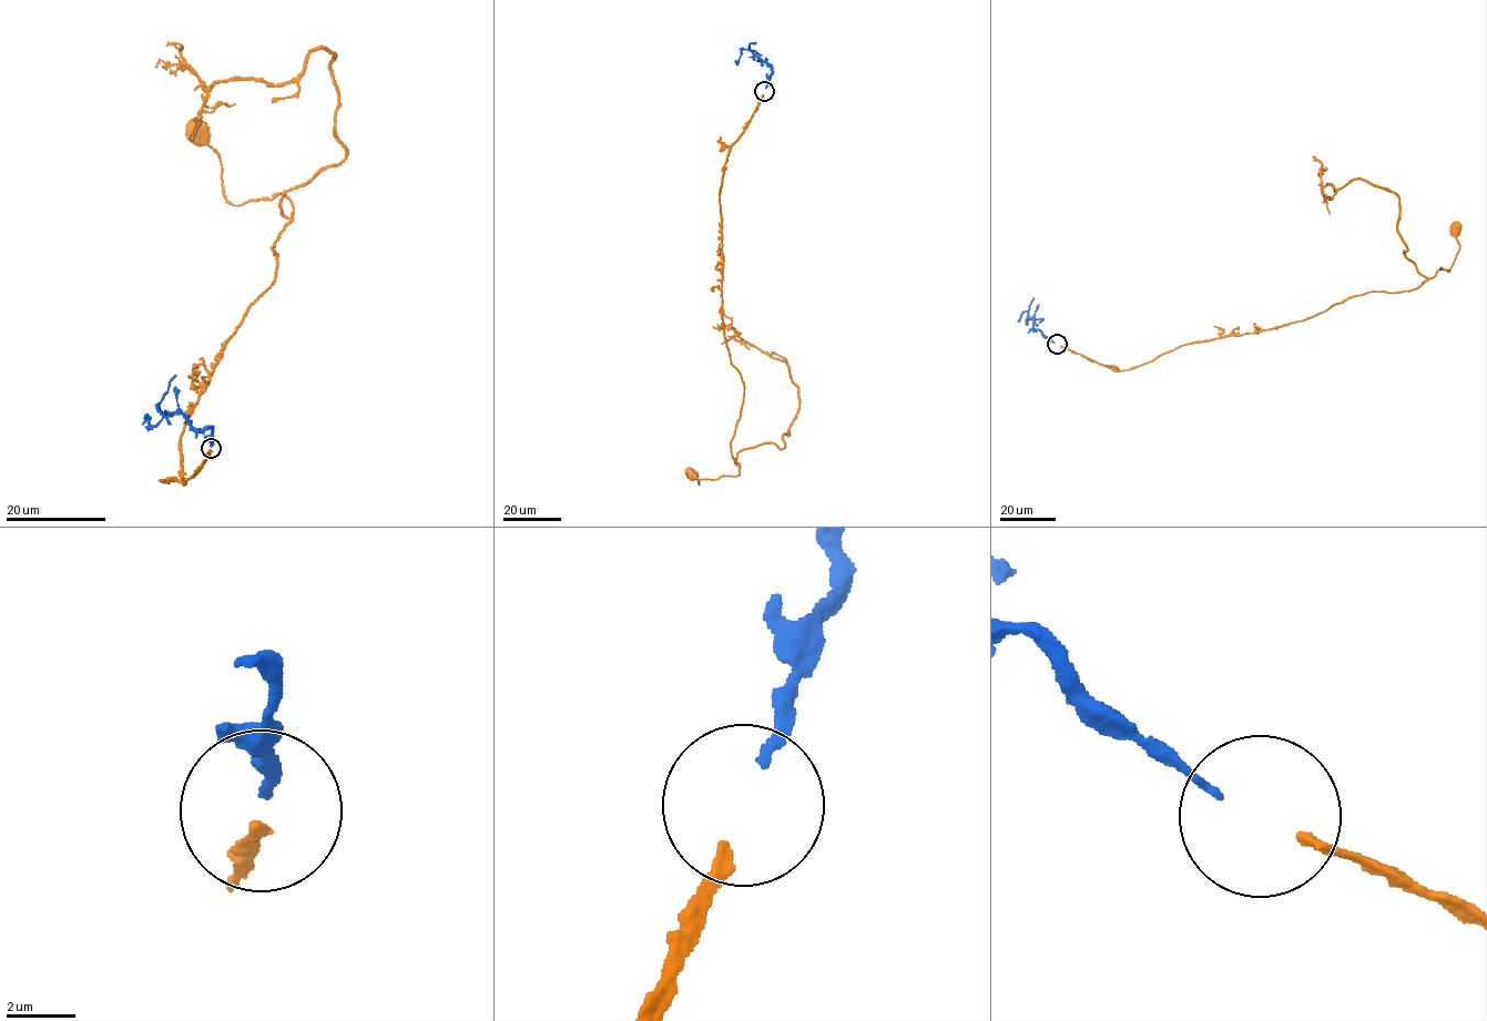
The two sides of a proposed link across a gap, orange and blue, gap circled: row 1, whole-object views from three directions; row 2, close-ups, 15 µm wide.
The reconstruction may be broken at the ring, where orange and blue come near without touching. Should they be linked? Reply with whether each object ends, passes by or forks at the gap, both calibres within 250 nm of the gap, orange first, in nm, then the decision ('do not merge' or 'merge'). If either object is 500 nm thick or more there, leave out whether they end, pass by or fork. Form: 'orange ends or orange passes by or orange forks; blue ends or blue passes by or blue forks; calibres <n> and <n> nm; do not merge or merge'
orange ends; blue ends; calibres 320 and 240 nm; merge

